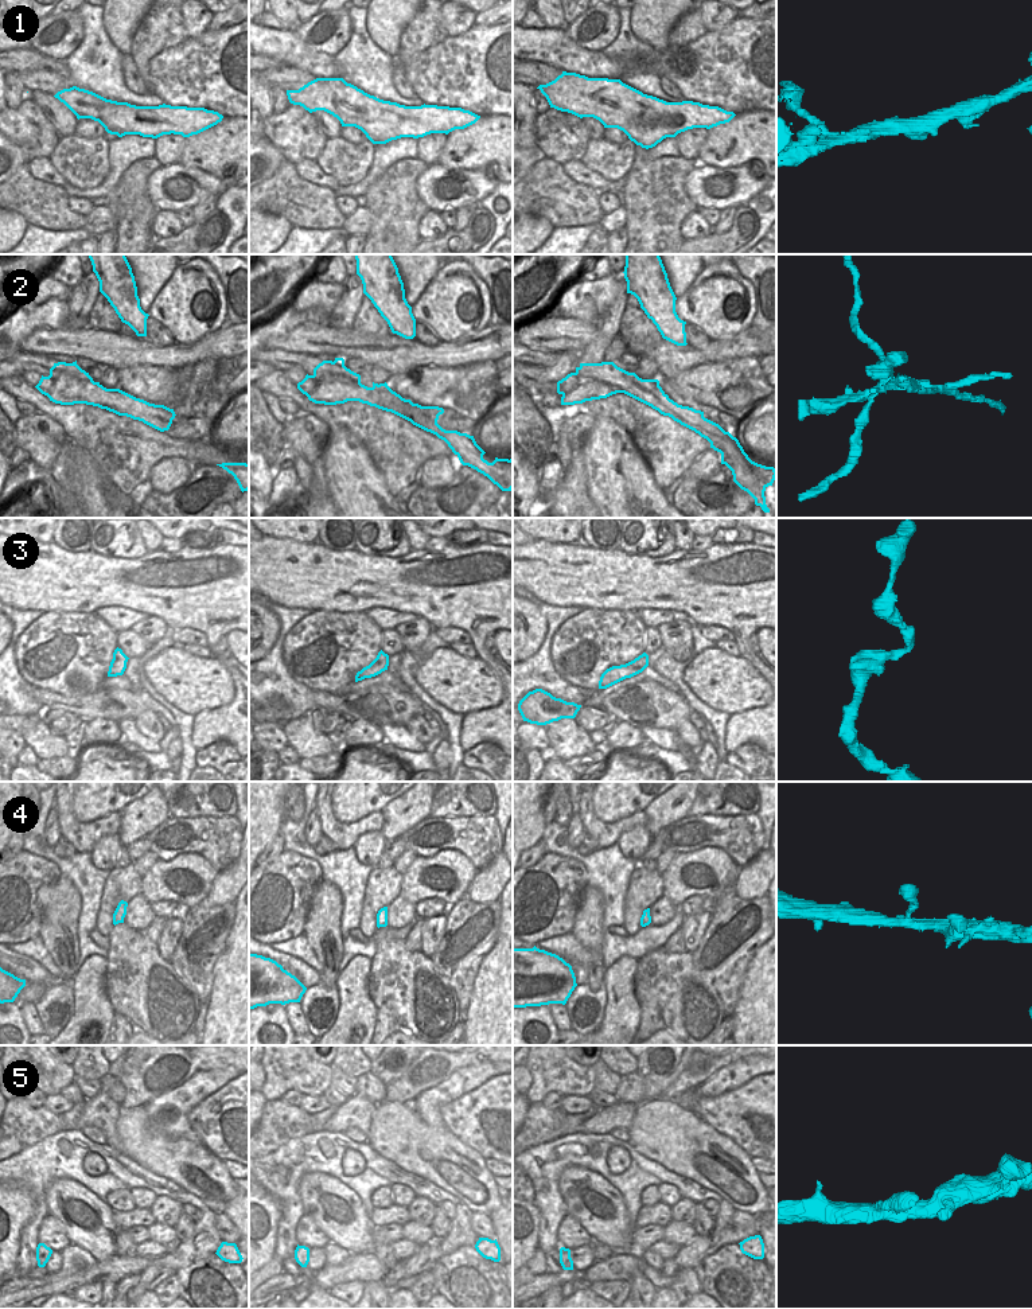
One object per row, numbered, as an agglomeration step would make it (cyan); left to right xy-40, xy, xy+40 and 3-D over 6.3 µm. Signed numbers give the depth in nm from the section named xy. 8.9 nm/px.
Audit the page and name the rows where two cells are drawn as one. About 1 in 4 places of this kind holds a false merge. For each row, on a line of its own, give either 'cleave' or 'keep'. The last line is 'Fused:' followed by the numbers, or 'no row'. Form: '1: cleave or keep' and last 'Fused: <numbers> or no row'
1: keep
2: cleave
3: keep
4: keep
5: keep
Fused: 2

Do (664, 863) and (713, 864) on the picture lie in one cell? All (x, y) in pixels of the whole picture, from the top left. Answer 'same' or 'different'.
different

